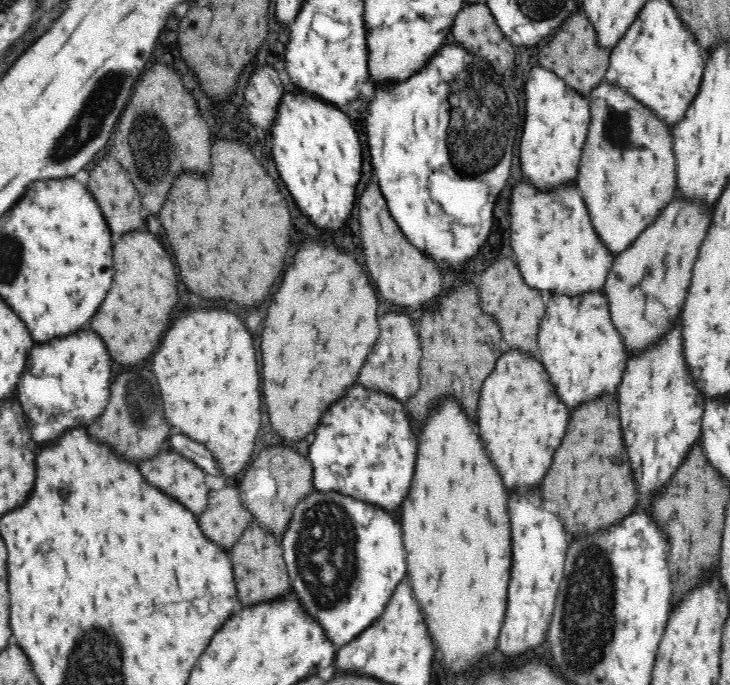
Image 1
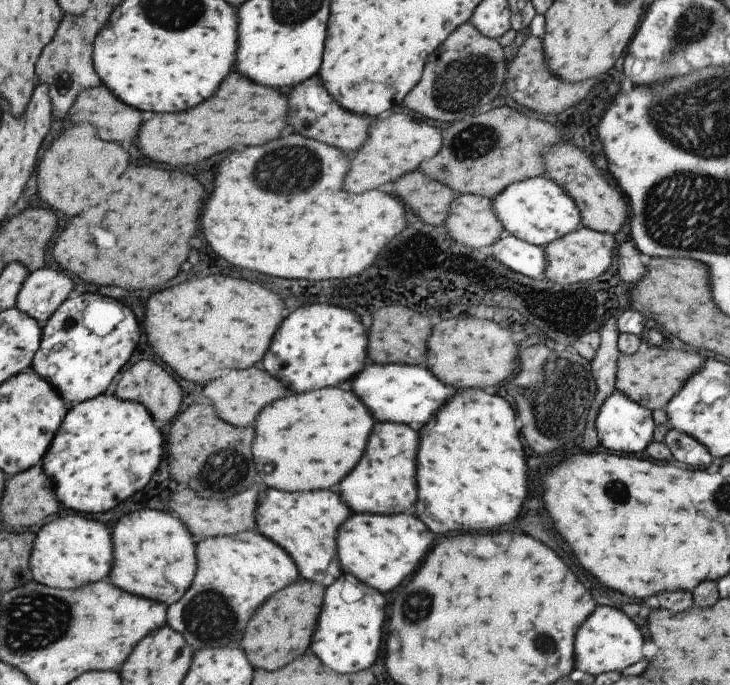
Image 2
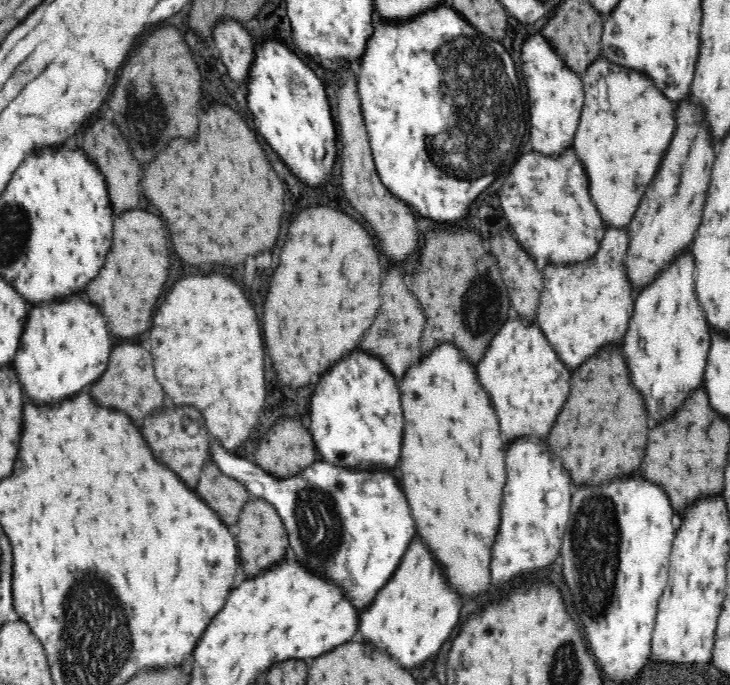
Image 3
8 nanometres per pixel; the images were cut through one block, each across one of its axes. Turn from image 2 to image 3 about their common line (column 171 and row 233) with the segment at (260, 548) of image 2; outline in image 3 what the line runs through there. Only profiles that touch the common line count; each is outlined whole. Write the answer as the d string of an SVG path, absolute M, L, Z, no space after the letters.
M608 228L600 248L588 260L576 264L542 263L544 283L536 309L535 322L540 325L553 350L574 370L606 344L622 344L628 330L634 293L633 281L626 271L628 228Z

